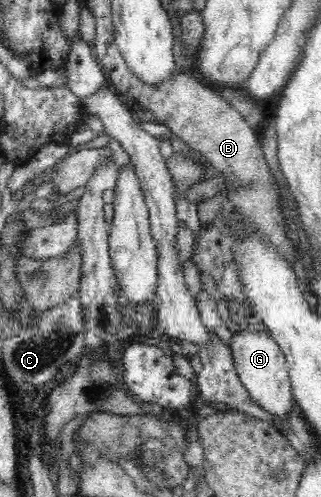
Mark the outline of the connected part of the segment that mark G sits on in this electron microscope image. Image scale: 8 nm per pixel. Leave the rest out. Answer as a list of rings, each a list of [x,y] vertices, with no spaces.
[[[239,328],[237,332],[232,333],[230,347],[234,365],[245,389],[261,407],[265,407],[273,415],[279,415],[284,427],[284,418],[288,410],[295,406],[295,402],[287,359],[281,347],[272,339],[269,332],[257,332],[247,328]]]

